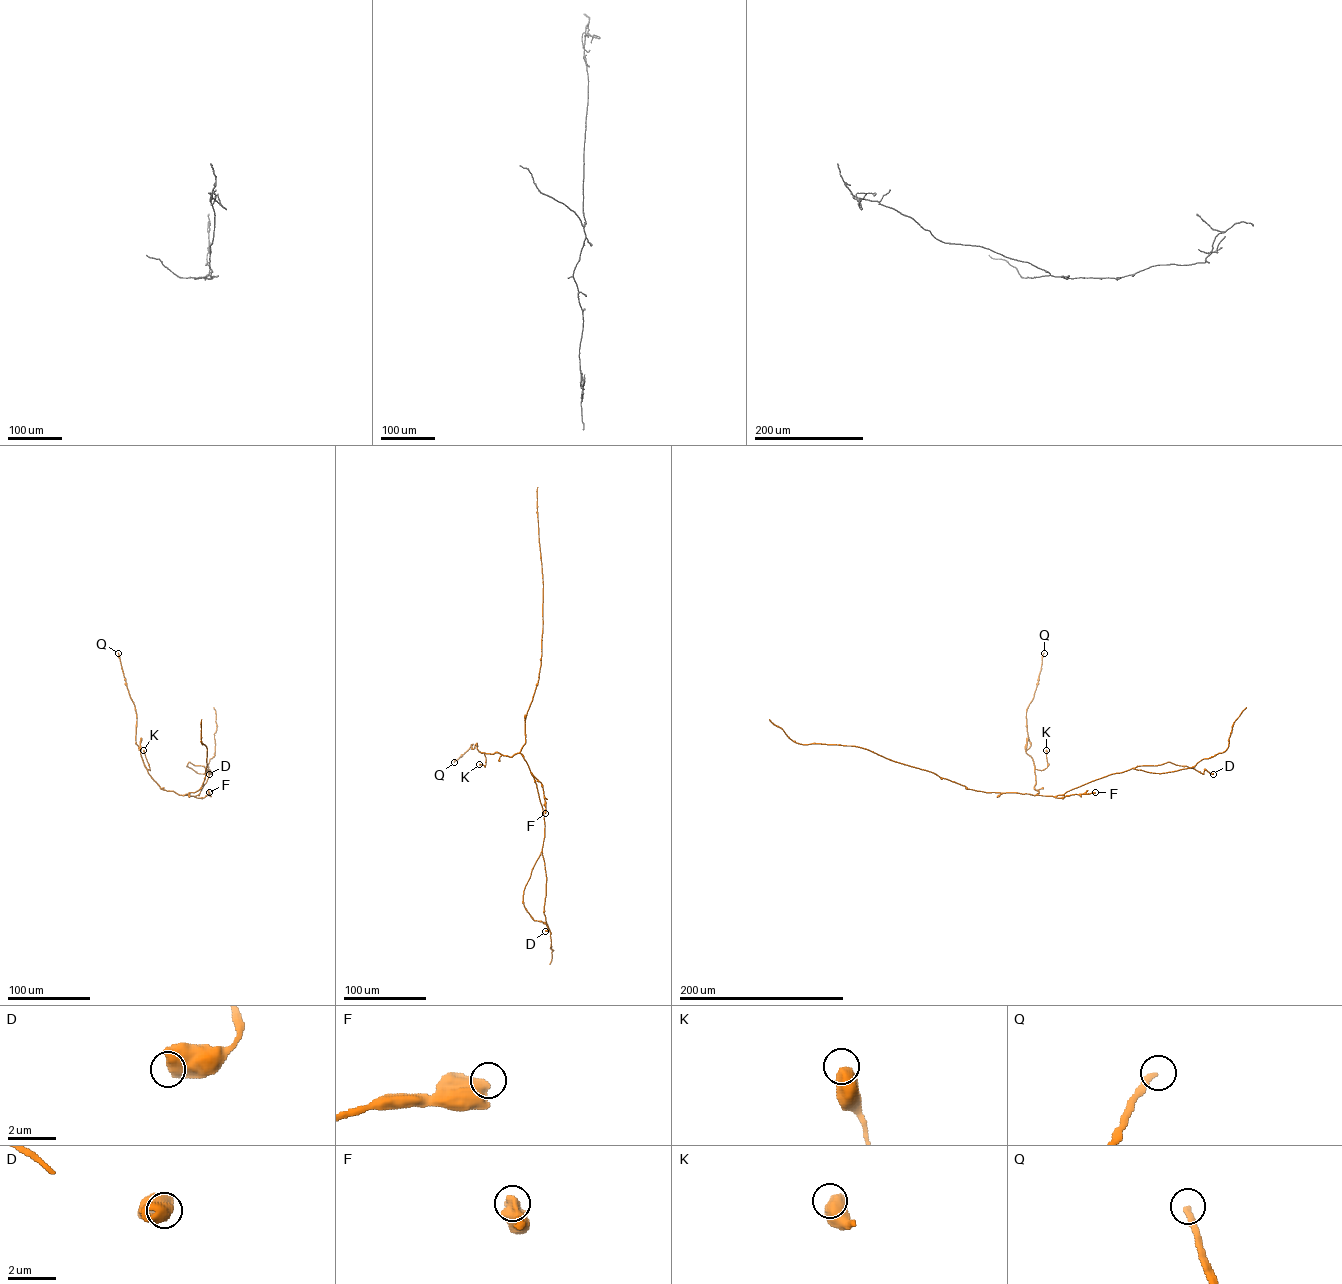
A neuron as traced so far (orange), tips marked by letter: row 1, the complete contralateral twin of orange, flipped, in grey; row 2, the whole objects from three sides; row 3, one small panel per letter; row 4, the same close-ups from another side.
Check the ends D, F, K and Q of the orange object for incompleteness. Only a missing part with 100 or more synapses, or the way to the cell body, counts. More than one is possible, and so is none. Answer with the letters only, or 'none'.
none

